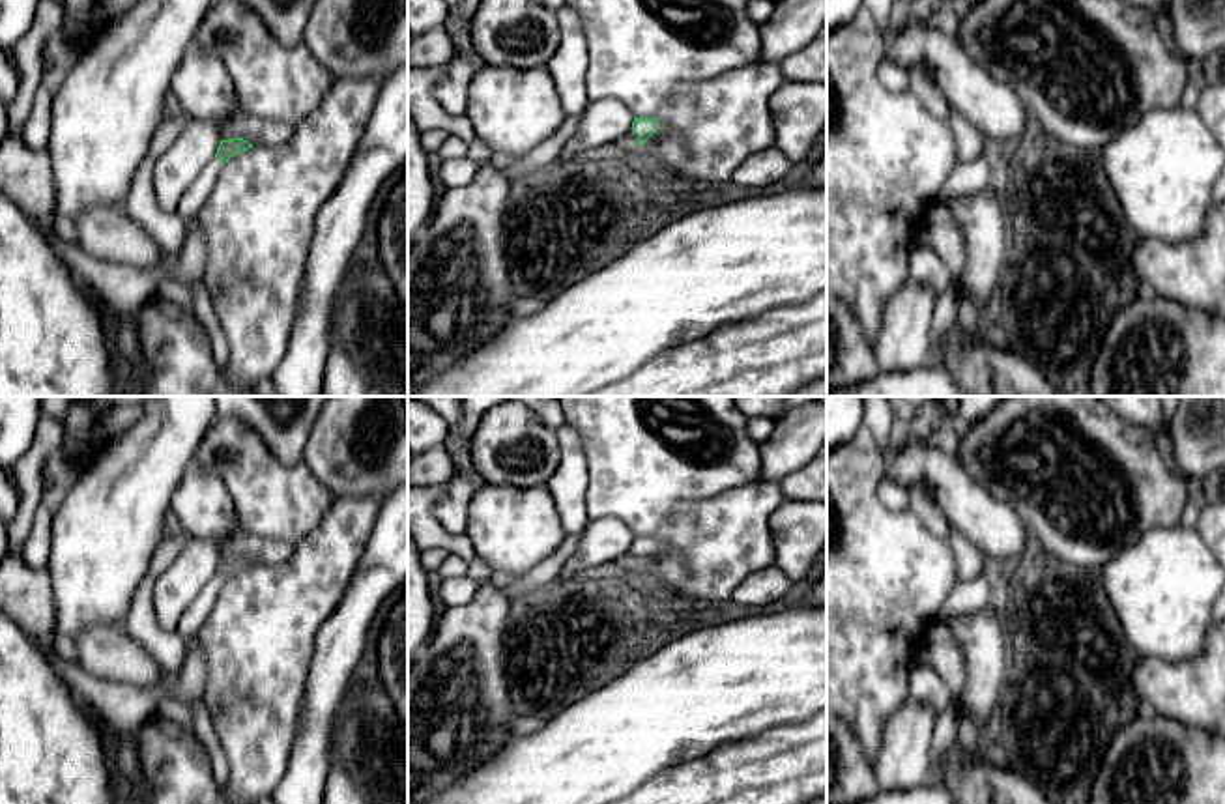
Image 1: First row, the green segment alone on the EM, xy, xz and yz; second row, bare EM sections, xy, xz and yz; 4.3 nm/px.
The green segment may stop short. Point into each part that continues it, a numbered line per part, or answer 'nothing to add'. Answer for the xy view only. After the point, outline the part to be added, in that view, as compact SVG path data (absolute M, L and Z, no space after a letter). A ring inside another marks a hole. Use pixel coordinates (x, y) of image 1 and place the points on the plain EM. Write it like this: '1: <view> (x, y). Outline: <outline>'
1: xy (197, 612). Outline: M213 576L183 611L176 626L176 632L183 636L187 641L196 636L200 626L208 619L221 587L223 587L223 581L217 576Z

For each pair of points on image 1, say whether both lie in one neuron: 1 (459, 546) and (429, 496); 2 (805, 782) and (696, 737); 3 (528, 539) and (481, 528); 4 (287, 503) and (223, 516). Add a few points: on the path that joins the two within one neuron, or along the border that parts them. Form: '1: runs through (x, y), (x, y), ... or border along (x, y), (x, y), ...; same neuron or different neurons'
1: runs through (446, 539), (429, 522), (429, 509); same neuron
2: border along (760, 733), (724, 741), (696, 758), (677, 763); different neurons
3: runs through (517, 528), (492, 528); same neuron
4: border along (214, 475), (227, 488), (240, 526); different neurons

